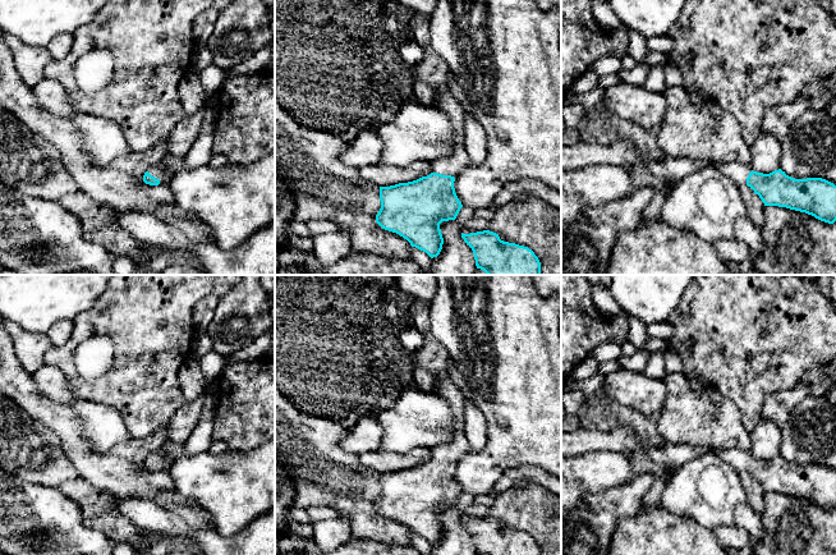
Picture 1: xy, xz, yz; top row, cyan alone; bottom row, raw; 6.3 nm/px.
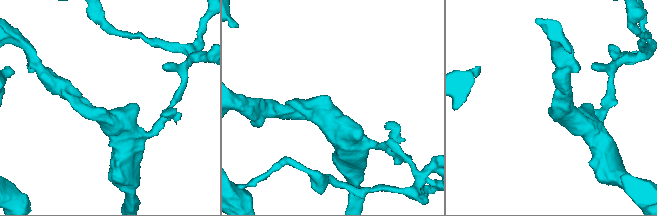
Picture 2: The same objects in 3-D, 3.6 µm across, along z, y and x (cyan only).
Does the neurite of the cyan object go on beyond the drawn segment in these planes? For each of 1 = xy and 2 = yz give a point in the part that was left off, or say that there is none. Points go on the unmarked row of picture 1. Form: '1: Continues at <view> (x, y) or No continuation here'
1: Continues at xy (159, 457)
2: Continues at yz (624, 439)

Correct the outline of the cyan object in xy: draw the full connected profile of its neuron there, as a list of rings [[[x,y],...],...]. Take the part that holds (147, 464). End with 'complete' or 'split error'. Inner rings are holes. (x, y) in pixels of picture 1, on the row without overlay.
[[[162,451],[151,453],[143,462],[143,468],[150,472],[167,472],[171,459]]]; split error

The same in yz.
[[[628,425],[617,426],[608,432],[588,431],[583,427],[571,432],[561,430],[561,457],[603,450],[620,453],[643,450],[653,463],[669,472],[679,469],[703,453],[713,451],[736,472],[750,473],[764,492],[805,499],[828,510],[836,508],[836,472],[822,464],[795,465],[781,455],[763,460],[753,458],[749,451],[741,449],[695,448],[665,442],[648,446]]]; split error

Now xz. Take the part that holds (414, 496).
[[[446,367],[436,379],[435,393],[446,399],[451,408],[455,418],[453,439],[433,448],[432,459],[427,463],[408,469],[380,473],[381,495],[376,501],[376,509],[382,515],[399,520],[412,533],[426,538],[431,545],[437,543],[442,536],[444,524],[440,510],[455,506],[463,494],[455,480],[454,468],[456,460],[470,450],[470,445],[464,435],[464,407],[467,400],[450,379]]]; split error

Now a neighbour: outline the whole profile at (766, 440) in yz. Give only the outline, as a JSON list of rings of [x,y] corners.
[[[762,417],[755,430],[750,434],[750,455],[763,460],[778,457],[782,437],[781,427]]]

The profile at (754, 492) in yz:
[[[741,472],[739,474],[747,492],[748,503],[758,514],[762,514],[764,506],[764,490],[750,473]]]

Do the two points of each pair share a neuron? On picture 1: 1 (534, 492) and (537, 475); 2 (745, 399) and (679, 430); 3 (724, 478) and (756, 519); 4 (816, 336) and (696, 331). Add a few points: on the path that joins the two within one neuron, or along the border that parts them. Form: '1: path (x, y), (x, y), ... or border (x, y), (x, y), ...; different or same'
1: border (524, 478), (538, 482), (547, 490); different
2: border (708, 388), (720, 391), (735, 407), (748, 431); different
3: border (747, 501), (736, 507), (734, 523); different
4: path (786, 336), (761, 338), (757, 334), (725, 333); same

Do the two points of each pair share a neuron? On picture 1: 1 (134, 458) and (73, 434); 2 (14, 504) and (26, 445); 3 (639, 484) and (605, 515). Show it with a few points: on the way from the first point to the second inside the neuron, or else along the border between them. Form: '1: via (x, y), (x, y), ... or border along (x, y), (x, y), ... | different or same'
1: via (116, 461), (91, 461), (82, 452) | same
2: border along (13, 475), (47, 487) | different
3: via (633, 492), (614, 509) | same

